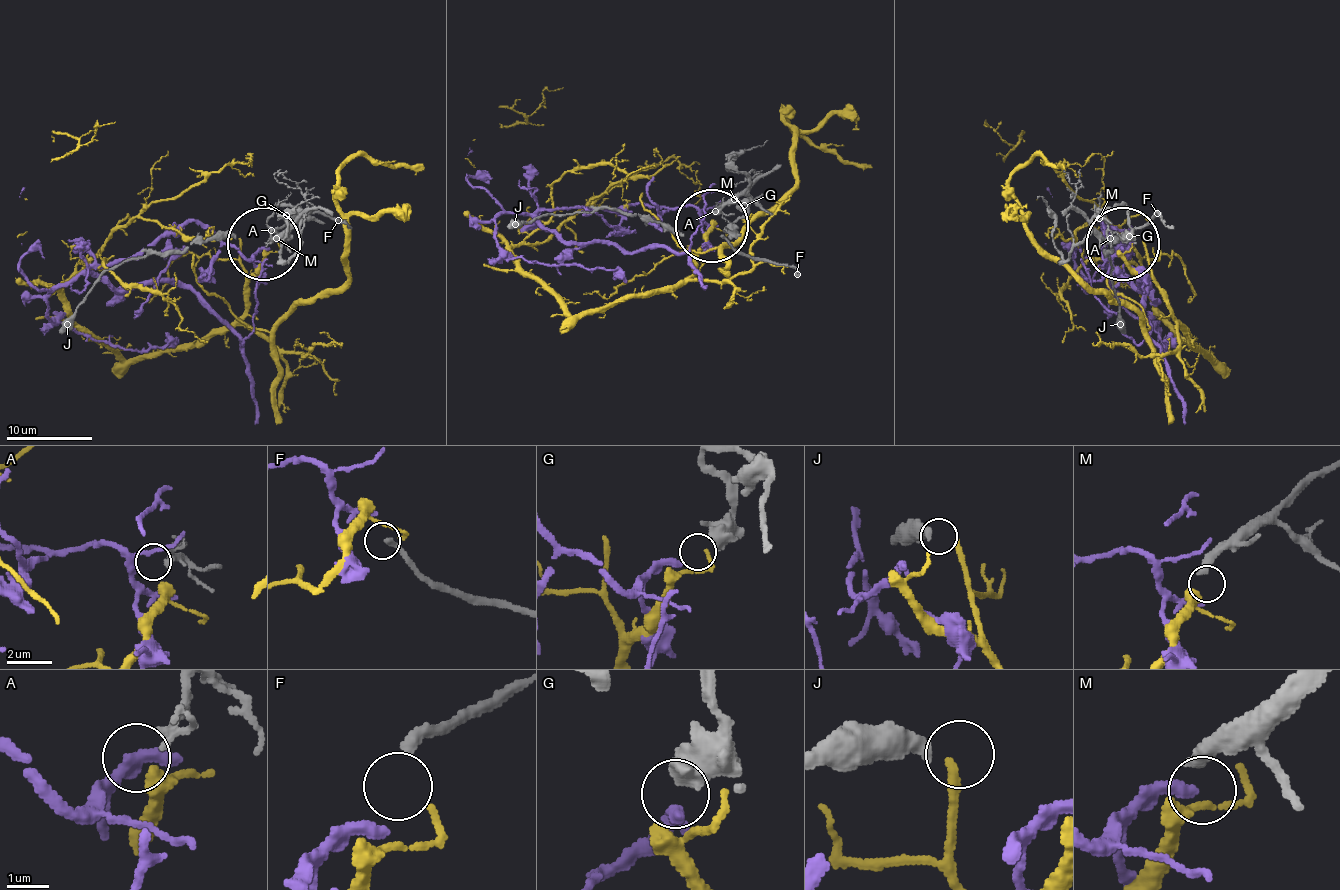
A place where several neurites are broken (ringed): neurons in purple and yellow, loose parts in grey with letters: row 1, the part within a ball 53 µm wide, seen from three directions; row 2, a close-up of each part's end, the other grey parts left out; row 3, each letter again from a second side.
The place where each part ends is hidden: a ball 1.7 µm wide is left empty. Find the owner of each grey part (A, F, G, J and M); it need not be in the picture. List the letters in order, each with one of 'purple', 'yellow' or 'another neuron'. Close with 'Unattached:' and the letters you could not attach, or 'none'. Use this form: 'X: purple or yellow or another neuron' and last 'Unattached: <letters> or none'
A: another neuron
F: another neuron
G: purple
J: another neuron
M: yellow
Unattached: A, F, J

